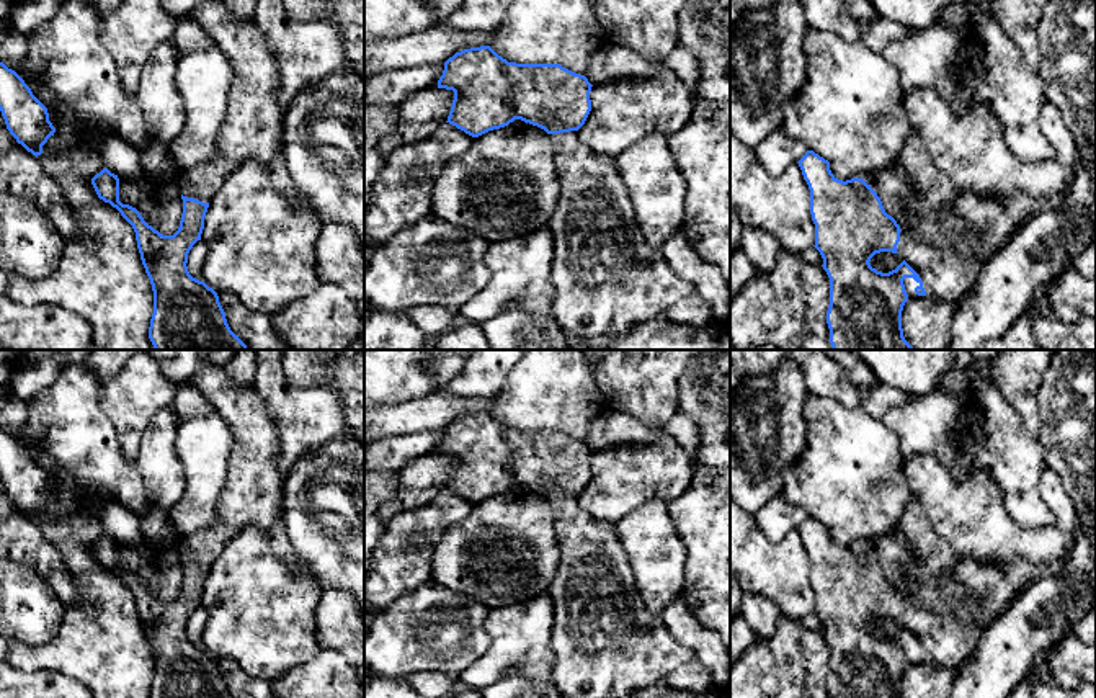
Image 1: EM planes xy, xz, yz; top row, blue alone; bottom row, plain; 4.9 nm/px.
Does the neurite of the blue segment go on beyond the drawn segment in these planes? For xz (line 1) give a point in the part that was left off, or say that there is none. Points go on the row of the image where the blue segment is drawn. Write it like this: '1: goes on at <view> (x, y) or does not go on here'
1: goes on at xz (606, 277)

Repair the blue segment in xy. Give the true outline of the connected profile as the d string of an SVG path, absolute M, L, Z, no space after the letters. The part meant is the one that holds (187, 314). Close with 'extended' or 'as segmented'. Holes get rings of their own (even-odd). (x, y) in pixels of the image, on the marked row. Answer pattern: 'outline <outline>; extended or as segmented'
outline M206 0L191 15L232 62L235 80L224 124L217 134L217 157L181 173L183 214L173 235L163 235L149 226L140 213L119 201L119 178L103 168L91 178L100 199L116 208L136 232L142 265L154 291L154 314L149 338L155 350L250 350L235 335L225 319L217 293L188 271L188 253L201 240L204 217L212 195L227 177L248 160L268 163L283 144L284 113L278 101L279 74L270 43L253 20L242 21L230 13L227 0Z; extended

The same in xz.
outline M490 46L456 52L444 62L438 88L454 92L448 116L449 124L472 137L500 129L521 119L544 129L554 147L554 163L560 185L559 203L547 222L554 237L552 283L555 298L550 315L559 322L564 335L572 342L601 342L629 332L634 325L662 317L679 299L694 293L694 284L676 275L665 262L660 248L650 247L637 224L627 188L617 170L616 159L586 147L577 131L591 111L591 83L560 64L516 64L498 56Z; extended

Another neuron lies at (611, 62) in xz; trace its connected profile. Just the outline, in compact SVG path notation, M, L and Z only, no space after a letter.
M608 43L591 57L585 77L598 87L617 78L647 78L662 67L670 69L689 88L694 88L701 77L694 56L679 46L663 60L652 62L629 47Z

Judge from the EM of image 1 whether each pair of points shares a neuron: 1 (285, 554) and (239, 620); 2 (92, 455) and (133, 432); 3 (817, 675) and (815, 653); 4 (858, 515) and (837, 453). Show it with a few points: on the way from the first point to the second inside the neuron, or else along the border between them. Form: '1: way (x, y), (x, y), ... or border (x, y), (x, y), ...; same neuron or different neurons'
1: border (267, 530), (270, 551), (296, 571); different neurons
2: border (100, 407), (116, 430), (121, 451), (134, 461); different neurons
3: way (817, 671), (817, 657); same neuron
4: way (858, 501), (858, 483), (851, 476), (851, 468); same neuron

